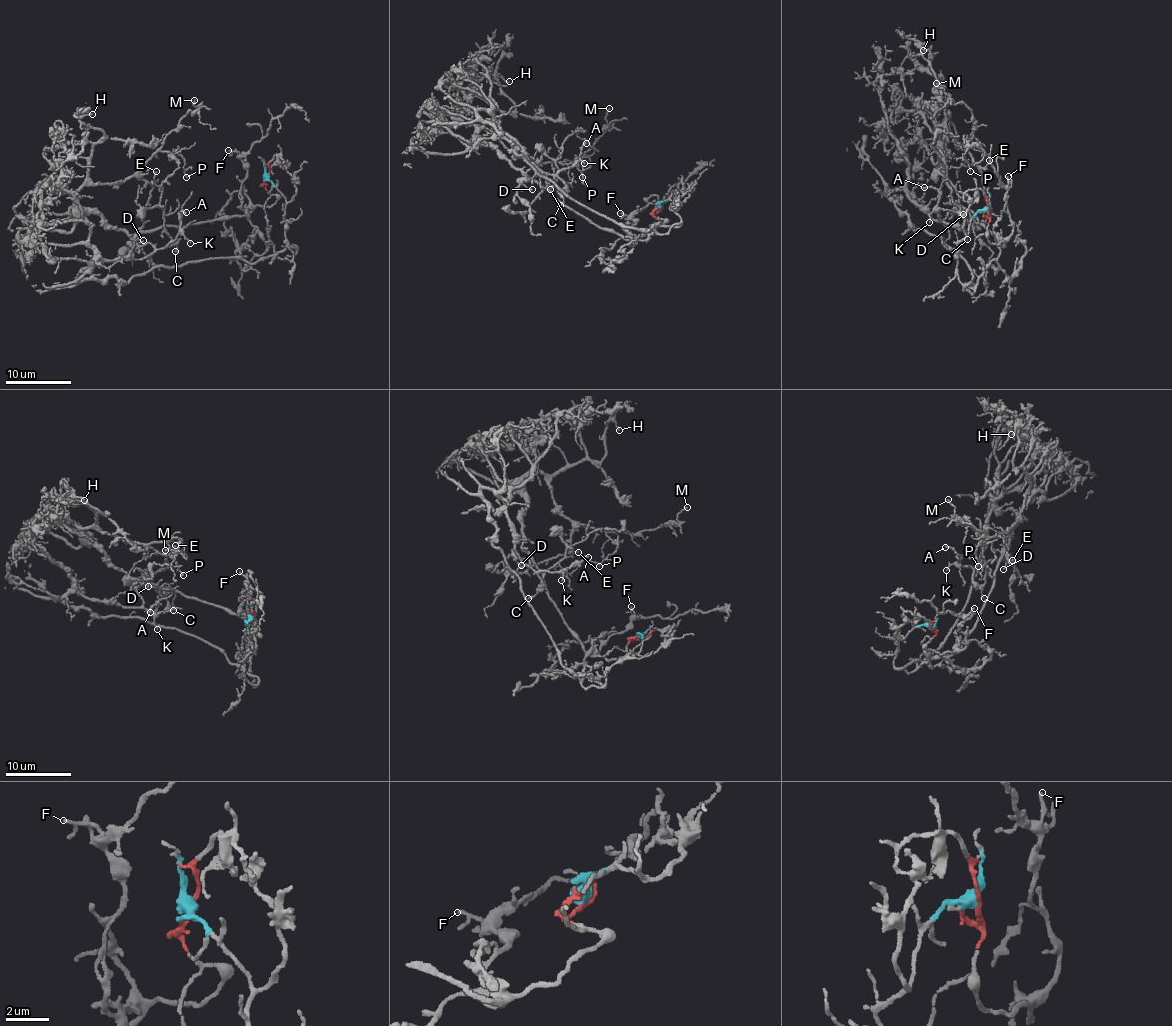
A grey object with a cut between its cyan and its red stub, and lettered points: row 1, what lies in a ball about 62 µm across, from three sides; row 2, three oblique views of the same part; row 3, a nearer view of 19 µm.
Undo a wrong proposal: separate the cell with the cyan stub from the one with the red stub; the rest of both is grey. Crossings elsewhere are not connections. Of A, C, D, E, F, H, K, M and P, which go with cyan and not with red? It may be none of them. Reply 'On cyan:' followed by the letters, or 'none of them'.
On cyan: A, C, D, K

